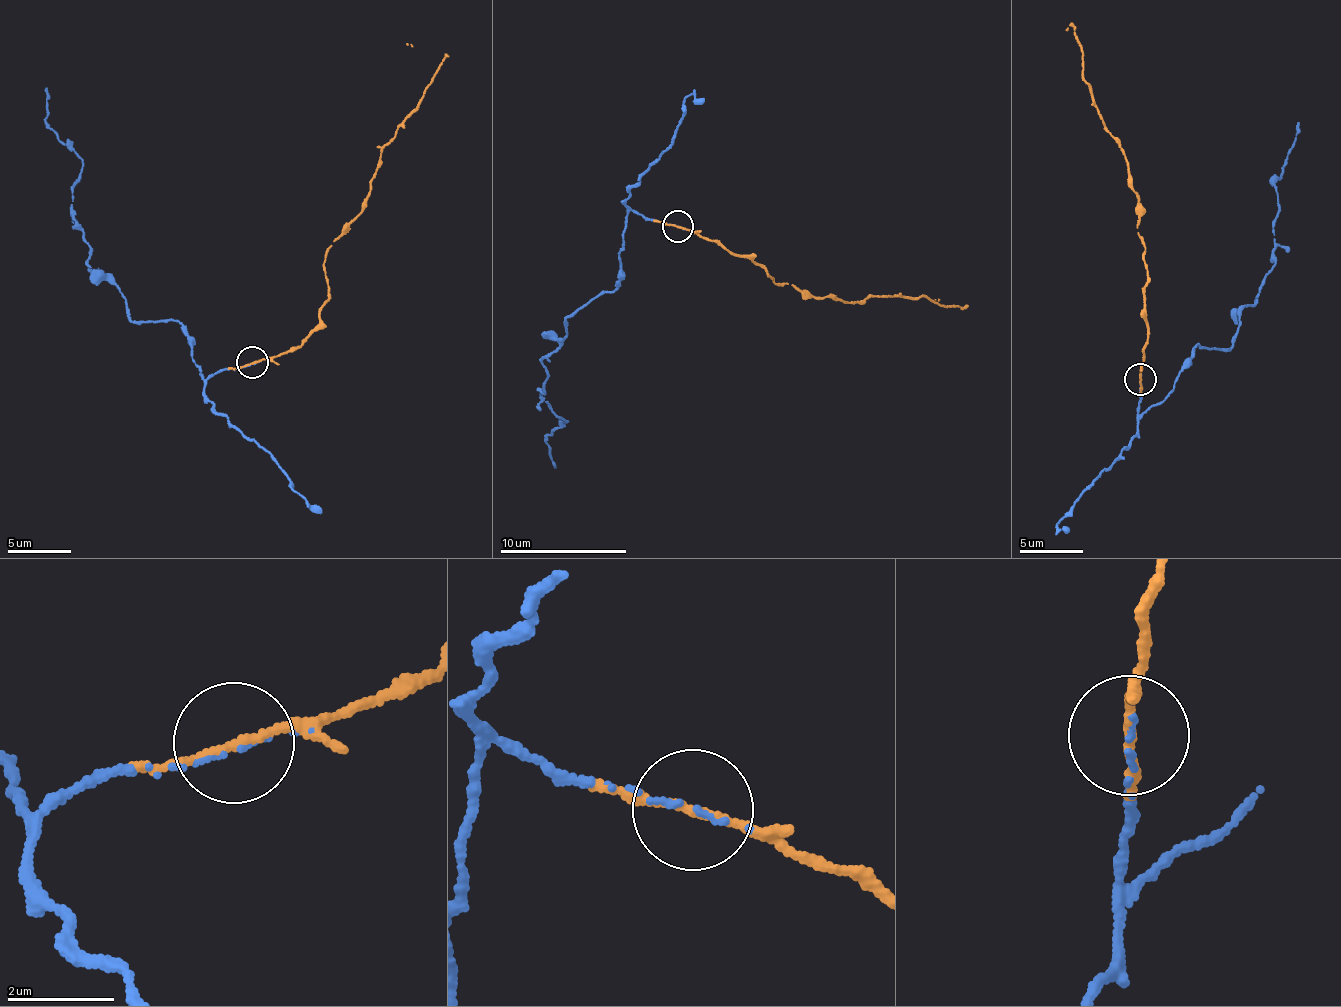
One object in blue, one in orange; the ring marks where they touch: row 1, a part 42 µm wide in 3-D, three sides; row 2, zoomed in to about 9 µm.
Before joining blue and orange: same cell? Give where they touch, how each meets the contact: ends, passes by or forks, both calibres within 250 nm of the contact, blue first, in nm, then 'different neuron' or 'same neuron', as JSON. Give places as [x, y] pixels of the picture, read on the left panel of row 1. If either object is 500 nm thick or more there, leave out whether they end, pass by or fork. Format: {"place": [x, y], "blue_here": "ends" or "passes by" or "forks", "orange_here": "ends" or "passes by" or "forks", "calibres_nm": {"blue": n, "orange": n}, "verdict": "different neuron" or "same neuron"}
{"place": [252, 362], "blue_here": "ends", "orange_here": "passes by", "calibres_nm": {"blue": 90, "orange": 140}, "verdict": "same neuron"}

